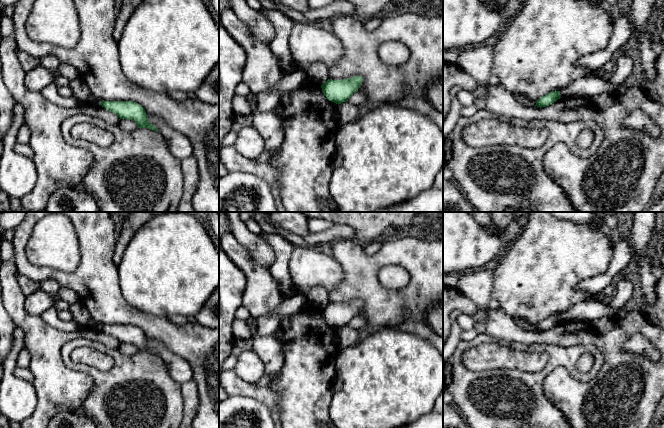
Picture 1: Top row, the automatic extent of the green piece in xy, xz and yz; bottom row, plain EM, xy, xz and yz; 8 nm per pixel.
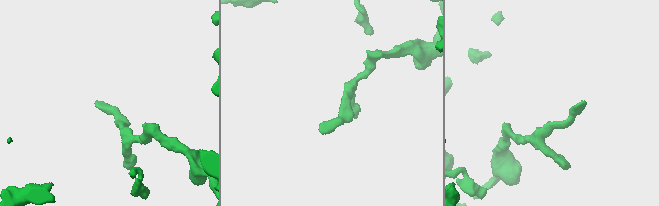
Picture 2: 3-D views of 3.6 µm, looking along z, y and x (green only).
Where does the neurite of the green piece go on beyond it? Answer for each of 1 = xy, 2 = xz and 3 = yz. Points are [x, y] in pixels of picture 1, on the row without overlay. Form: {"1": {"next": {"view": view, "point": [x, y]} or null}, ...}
{"1": {"next": null}, "2": {"next": null}, "3": {"next": null}}

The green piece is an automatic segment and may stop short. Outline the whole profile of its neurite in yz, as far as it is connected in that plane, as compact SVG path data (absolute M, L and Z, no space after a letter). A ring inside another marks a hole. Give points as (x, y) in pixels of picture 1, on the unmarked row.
M552 315L545 320L541 321L537 326L536 329L537 331L546 331L551 329L552 327L556 326L558 323L561 322L560 315Z

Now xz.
M354 300L344 304L328 303L321 309L321 312L329 325L339 329L346 326L355 316L357 316L362 306L363 302L361 300Z

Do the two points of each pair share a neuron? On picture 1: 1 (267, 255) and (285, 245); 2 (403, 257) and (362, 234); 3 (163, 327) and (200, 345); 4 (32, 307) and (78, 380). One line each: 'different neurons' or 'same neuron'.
1: different neurons
2: different neurons
3: same neuron
4: different neurons

